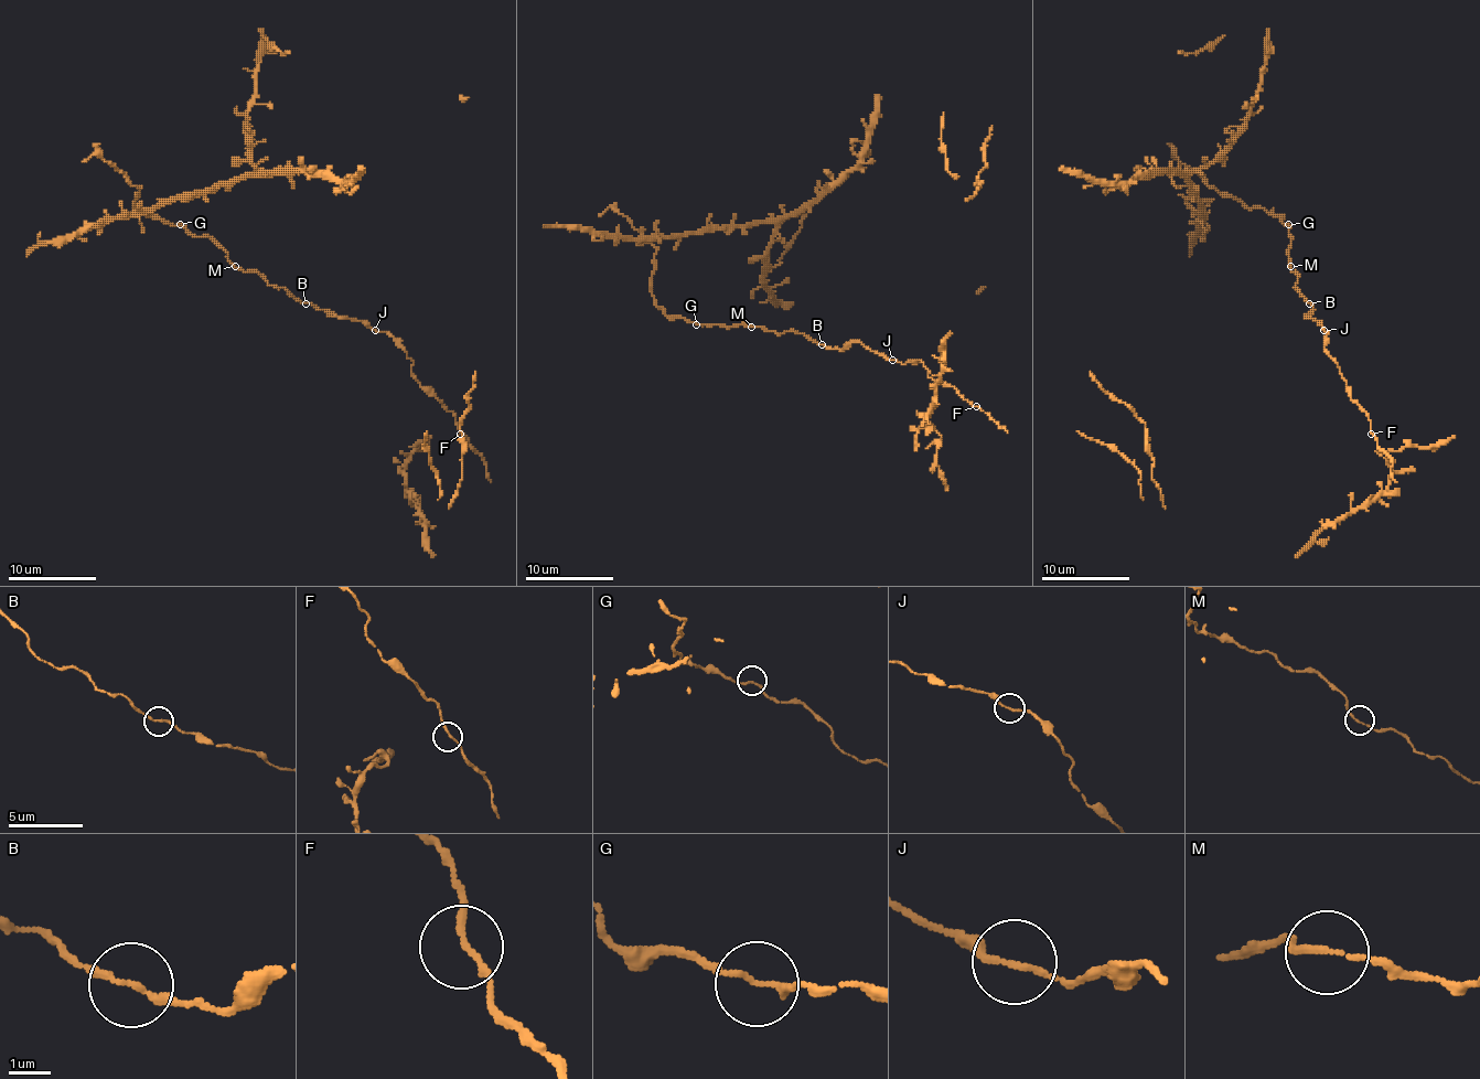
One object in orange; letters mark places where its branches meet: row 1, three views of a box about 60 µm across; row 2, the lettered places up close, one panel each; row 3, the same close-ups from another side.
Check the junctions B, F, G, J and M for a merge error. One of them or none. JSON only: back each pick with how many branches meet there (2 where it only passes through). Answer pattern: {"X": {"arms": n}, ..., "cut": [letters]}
{"cut": []}

